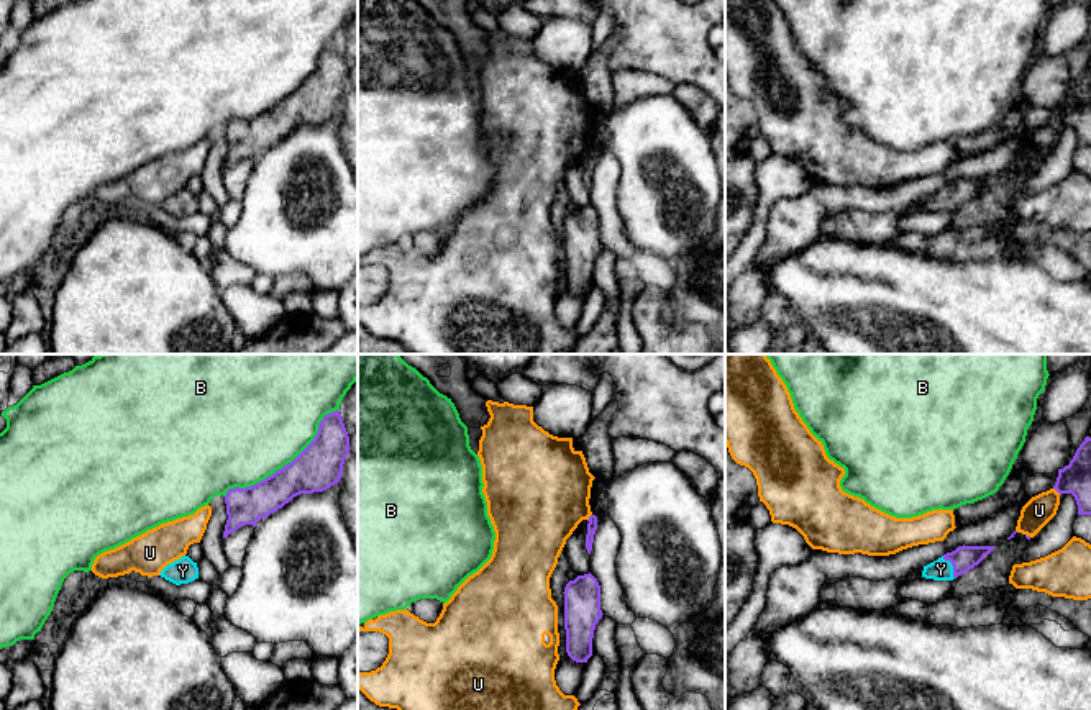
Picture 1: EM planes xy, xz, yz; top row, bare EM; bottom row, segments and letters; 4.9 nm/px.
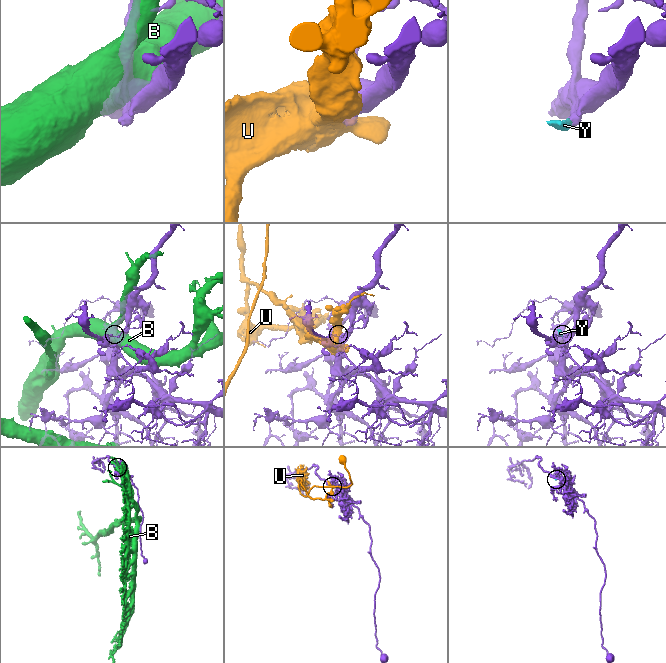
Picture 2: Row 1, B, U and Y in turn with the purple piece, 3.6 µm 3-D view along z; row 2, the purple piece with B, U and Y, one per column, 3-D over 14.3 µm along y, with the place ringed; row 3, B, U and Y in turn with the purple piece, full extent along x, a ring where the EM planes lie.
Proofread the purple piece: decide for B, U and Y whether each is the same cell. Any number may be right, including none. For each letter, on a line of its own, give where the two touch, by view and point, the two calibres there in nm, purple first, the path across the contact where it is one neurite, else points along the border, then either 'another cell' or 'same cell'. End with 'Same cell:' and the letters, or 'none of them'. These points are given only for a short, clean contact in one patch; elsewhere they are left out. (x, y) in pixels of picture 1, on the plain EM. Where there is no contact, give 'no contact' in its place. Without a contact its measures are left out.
B: contact xy (286, 97); calibres 220 and 500 nm; another cell
U: contact yz (1057, 123); calibres 150 and 150 nm; another cell
Y: contact yz (952, 197); calibres 120 and 110 nm; way yz (963, 191), (952, 197), (940, 202); same cell
Same cell: Y

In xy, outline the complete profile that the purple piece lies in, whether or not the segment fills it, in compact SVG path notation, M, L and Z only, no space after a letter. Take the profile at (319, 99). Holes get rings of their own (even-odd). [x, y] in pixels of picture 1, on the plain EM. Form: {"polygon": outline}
{"polygon": "M336 43L323 49L313 74L292 95L285 97L272 108L251 120L235 120L226 125L225 136L228 152L225 157L223 171L244 157L256 159L259 151L269 149L300 126L323 125L338 116L348 87L349 69L345 61L341 46Z"}

